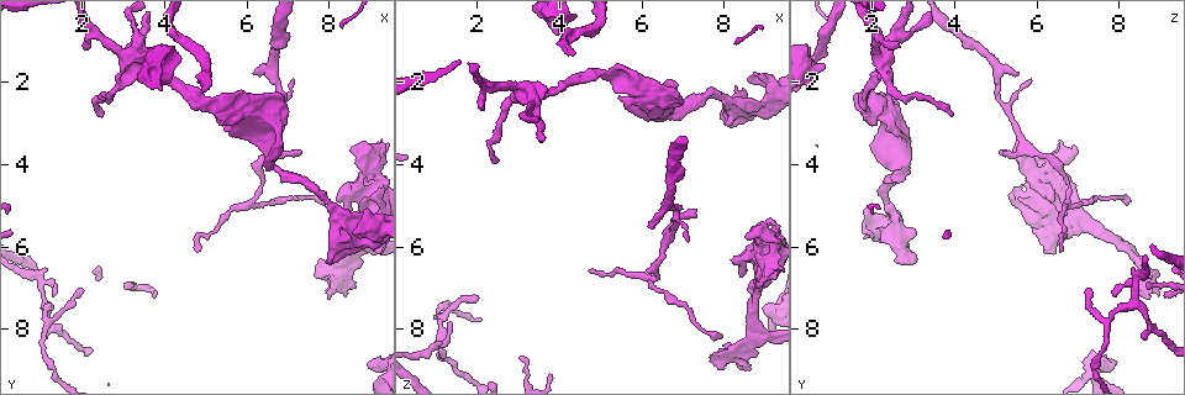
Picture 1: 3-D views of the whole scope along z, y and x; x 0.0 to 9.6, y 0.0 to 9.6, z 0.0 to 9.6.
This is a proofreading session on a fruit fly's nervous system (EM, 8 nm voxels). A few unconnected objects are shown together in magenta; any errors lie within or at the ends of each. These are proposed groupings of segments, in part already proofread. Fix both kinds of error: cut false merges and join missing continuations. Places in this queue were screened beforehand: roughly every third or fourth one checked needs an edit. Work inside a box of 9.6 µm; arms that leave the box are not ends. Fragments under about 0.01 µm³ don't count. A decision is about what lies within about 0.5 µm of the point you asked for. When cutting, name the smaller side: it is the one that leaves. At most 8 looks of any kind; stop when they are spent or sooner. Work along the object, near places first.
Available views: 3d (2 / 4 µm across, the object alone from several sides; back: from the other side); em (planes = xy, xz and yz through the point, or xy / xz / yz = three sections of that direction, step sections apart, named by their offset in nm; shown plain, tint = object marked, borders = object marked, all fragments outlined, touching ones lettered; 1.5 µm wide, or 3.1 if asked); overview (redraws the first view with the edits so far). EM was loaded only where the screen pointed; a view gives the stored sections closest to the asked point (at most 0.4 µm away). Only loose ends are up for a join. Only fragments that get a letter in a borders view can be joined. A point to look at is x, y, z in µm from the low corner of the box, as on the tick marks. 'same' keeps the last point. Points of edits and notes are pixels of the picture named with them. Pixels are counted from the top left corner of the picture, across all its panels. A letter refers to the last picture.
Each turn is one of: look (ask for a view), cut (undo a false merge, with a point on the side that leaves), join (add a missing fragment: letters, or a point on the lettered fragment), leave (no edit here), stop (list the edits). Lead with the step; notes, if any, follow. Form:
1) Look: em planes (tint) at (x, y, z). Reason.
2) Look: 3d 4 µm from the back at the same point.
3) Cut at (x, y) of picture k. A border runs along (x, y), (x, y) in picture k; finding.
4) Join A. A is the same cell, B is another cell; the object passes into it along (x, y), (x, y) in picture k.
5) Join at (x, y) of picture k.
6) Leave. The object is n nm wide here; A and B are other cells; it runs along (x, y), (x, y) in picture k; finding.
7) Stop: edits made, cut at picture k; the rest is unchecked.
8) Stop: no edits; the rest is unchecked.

Look: 3d 2 µm at (8.05, 7.25, 8.75). An open end.

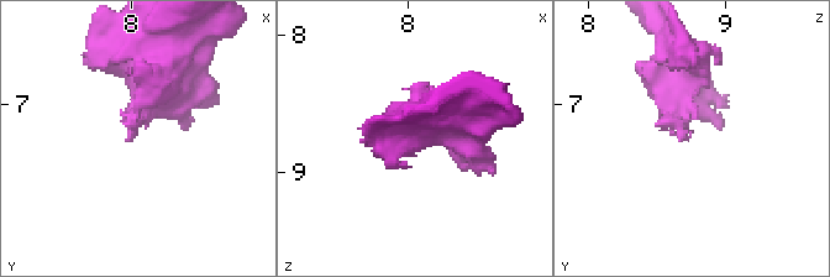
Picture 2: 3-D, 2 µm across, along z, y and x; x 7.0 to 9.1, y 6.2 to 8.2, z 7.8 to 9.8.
Look: em planes (borders) at (7.98, 7.28, 8.70).

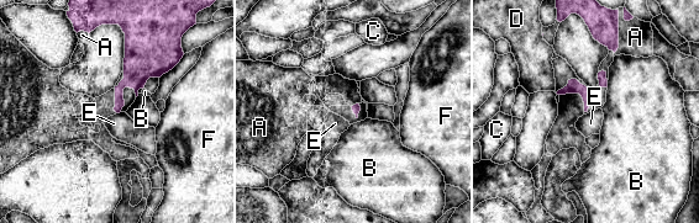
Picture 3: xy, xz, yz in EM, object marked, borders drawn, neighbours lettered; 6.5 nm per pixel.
Join A. The longest contact is with A, 200 nm; A is the same cell, B, C, D, E and F are other cells; it goes on there.

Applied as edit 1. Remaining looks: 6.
Look: em planes (borders) at (1.30, 7.20, 7.95). Tapers out.

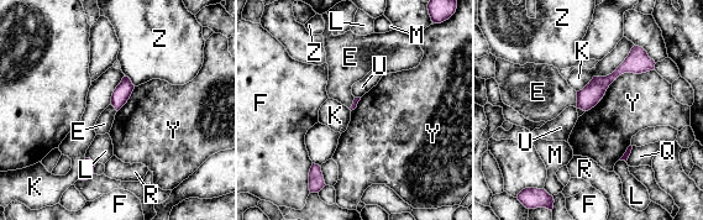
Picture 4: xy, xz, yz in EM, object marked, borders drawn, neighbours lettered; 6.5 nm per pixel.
Leave. E, F, K, L, M, Q, R, U, Y and Z are other cells; it runs along (649, 64), (622, 68), (580, 105) in picture 4; no lettered fragment goes on from it.

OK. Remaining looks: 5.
Stop: edits made, join at picture 3; the rest is unchecked.

